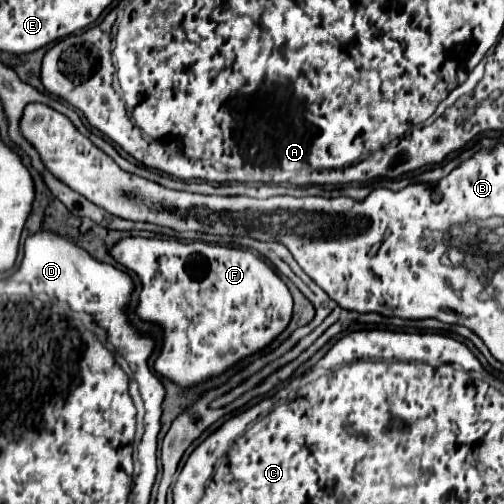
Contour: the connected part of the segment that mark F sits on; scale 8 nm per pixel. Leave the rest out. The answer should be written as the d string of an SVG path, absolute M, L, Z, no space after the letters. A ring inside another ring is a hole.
M129 237L119 241L111 255L115 261L135 271L143 283L137 315L163 327L163 351L155 361L157 373L181 387L191 387L203 379L223 373L233 363L269 345L289 323L293 299L279 275L255 253L243 247L209 245L203 241L182 242L172 238Z

